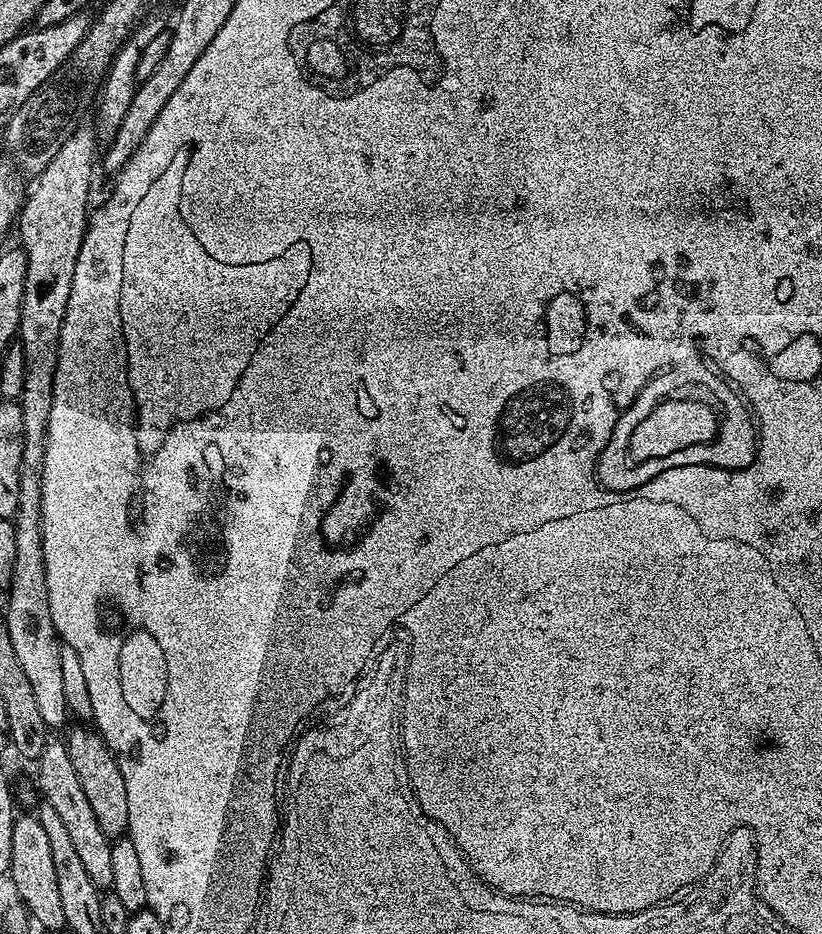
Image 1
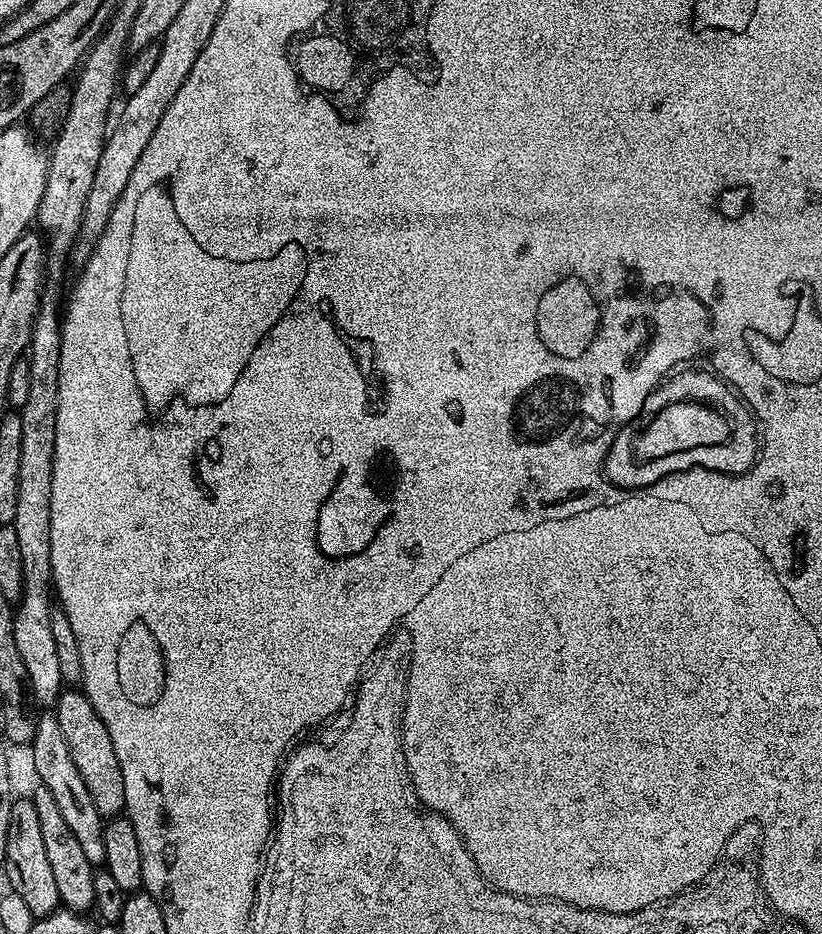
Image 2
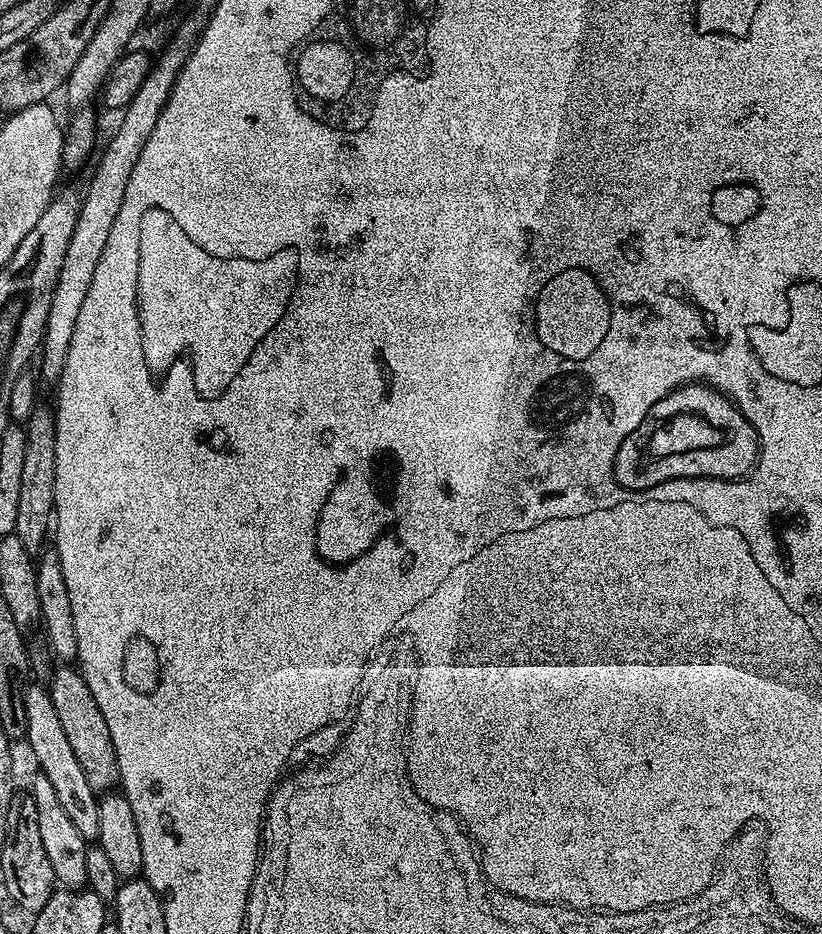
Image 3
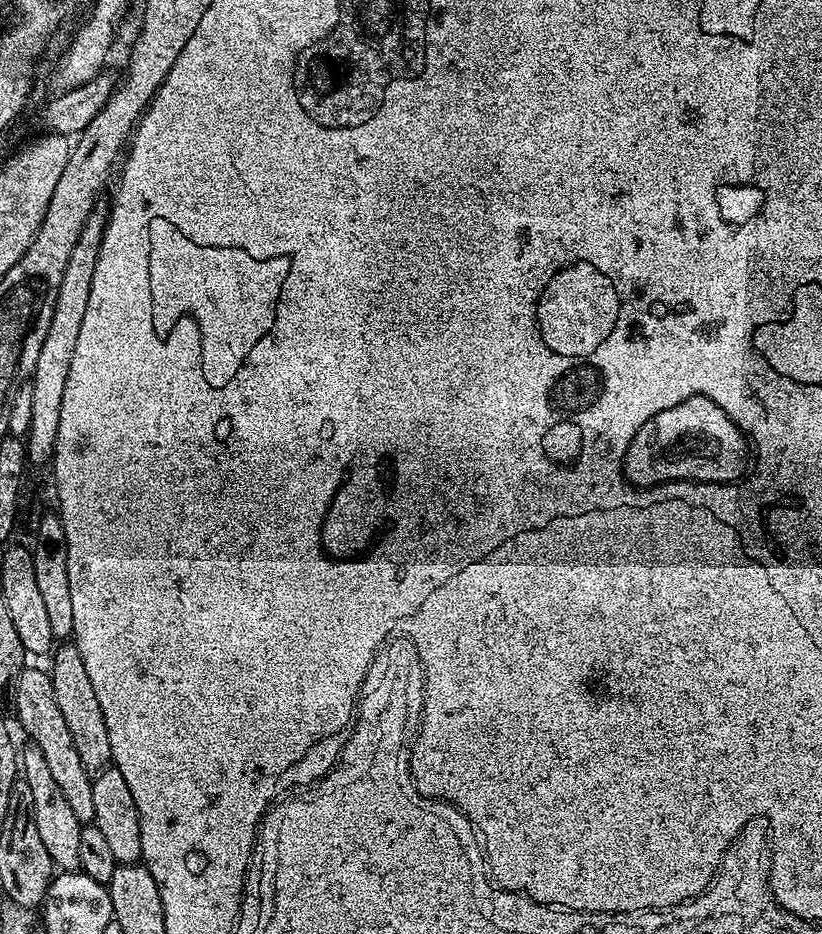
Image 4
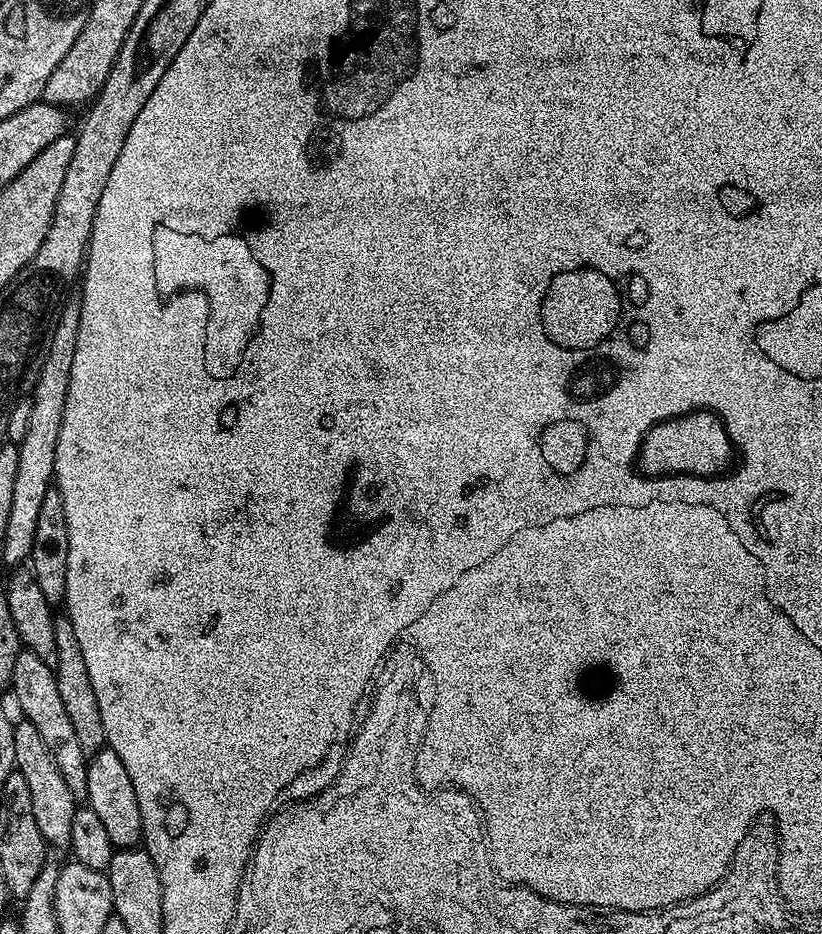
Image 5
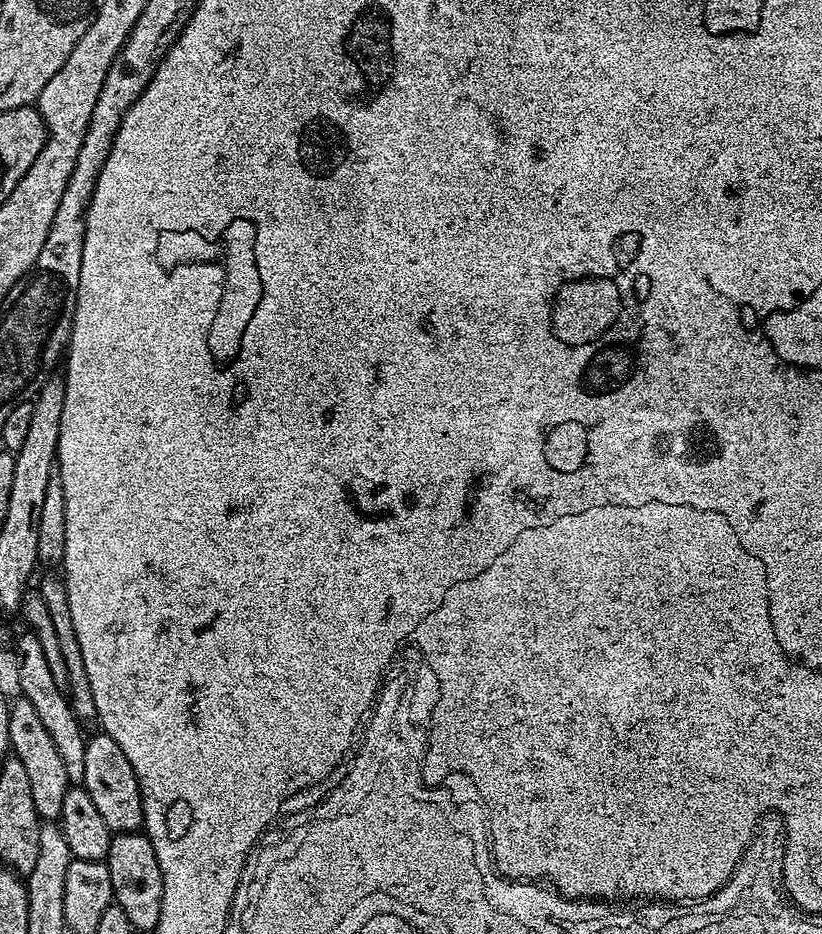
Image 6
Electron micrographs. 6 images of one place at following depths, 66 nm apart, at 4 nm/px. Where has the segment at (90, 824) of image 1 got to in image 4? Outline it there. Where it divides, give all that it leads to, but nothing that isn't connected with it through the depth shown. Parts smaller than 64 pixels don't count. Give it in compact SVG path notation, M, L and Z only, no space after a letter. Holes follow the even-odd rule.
M25 666L14 679L16 688L16 720L20 728L29 736L31 743L42 755L56 779L62 795L66 797L66 803L74 810L74 818L78 818L81 825L94 821L94 790L92 789L93 777L82 766L82 758L78 758L78 750L70 735L70 729L66 726L62 709L54 699L54 682L47 671L40 668Z

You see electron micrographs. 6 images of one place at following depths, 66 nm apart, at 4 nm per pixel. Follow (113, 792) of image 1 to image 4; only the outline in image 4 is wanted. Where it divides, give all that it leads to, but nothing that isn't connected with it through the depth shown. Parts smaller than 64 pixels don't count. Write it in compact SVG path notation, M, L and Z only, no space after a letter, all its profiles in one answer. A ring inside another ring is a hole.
M72 642L61 643L51 653L51 660L50 675L54 682L54 699L62 709L66 726L70 729L72 741L78 750L78 758L82 758L82 766L86 766L90 774L102 772L112 764L110 734L106 730L102 706L98 706L98 694L94 694L90 674L86 674L86 662L82 662L82 654L78 654L76 645Z

